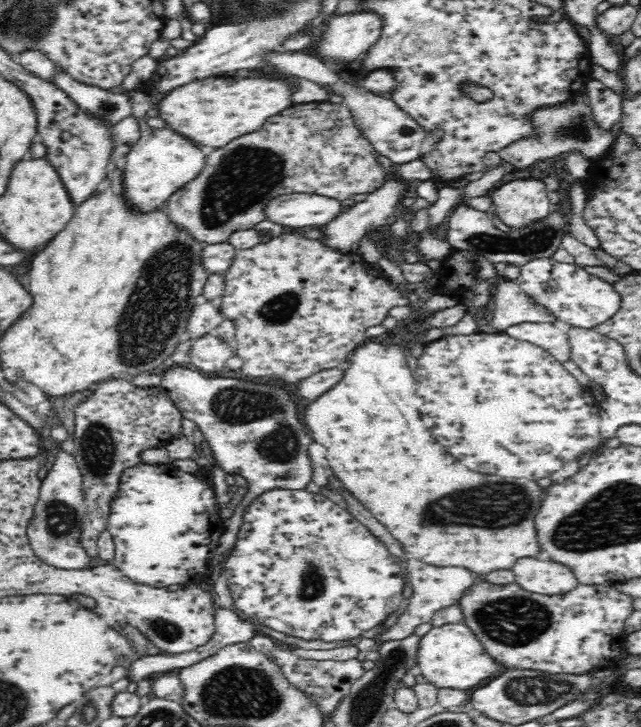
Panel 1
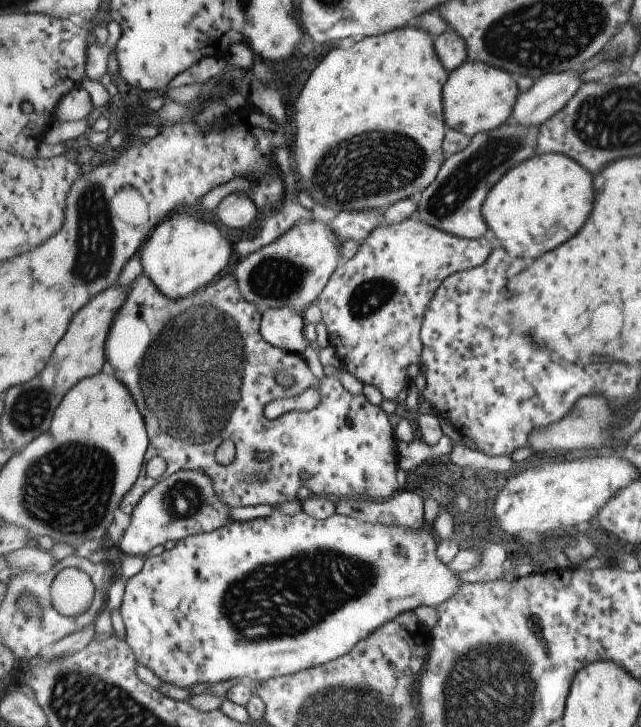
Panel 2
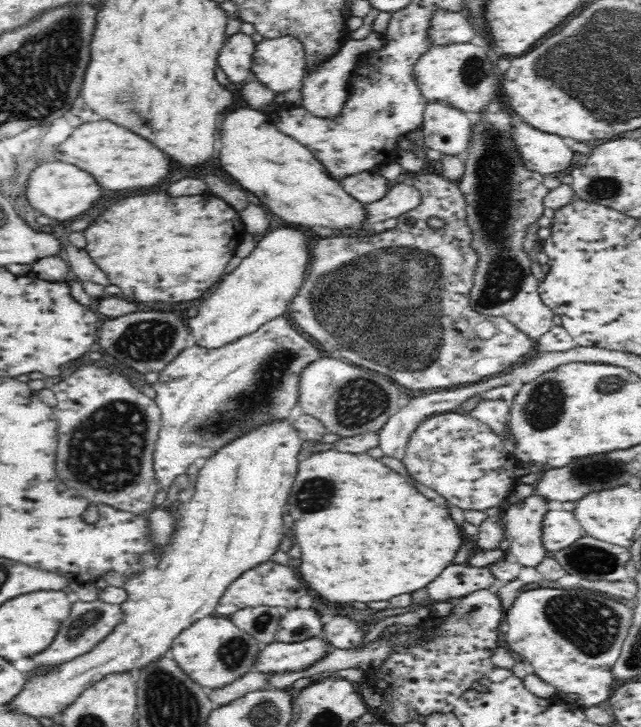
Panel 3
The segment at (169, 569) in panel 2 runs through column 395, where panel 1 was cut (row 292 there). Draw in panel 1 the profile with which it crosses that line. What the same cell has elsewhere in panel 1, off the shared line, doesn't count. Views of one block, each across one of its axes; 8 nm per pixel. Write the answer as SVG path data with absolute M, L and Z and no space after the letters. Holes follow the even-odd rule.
M539 258L523 264L520 277L514 282L536 303L558 320L559 324L574 329L594 329L616 316L622 306L621 294L614 285L600 280L577 265L568 265L550 258Z

